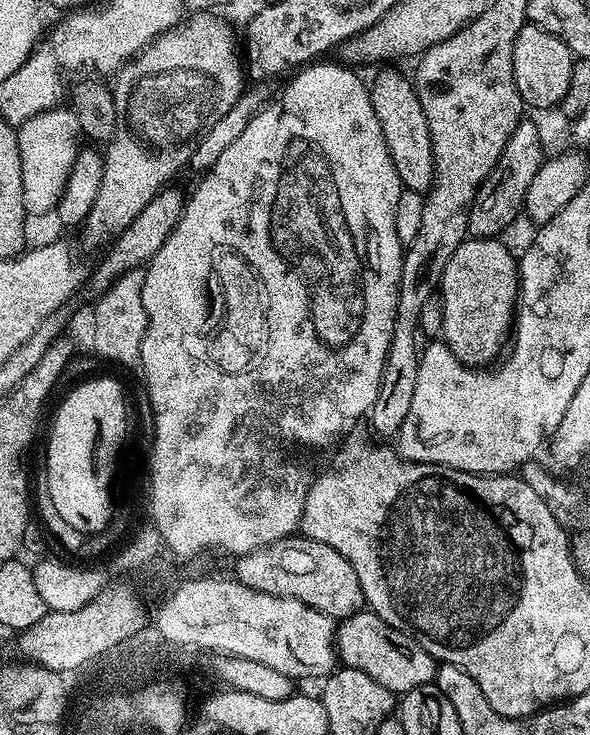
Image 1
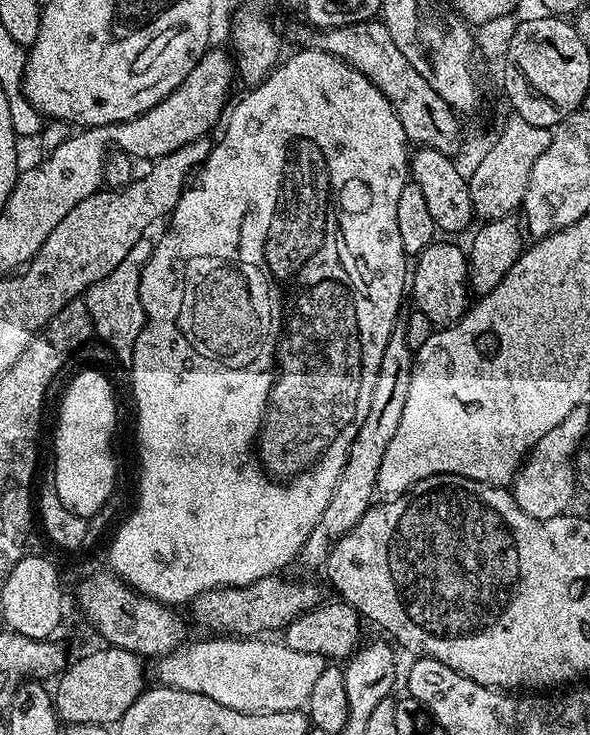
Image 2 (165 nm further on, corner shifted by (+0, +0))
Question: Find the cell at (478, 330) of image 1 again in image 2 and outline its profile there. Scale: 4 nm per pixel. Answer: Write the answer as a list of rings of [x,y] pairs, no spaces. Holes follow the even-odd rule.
[[[434,242],[415,257],[410,272],[410,296],[416,299],[415,311],[426,314],[433,326],[447,326],[461,320],[470,307],[469,257],[456,244]]]

